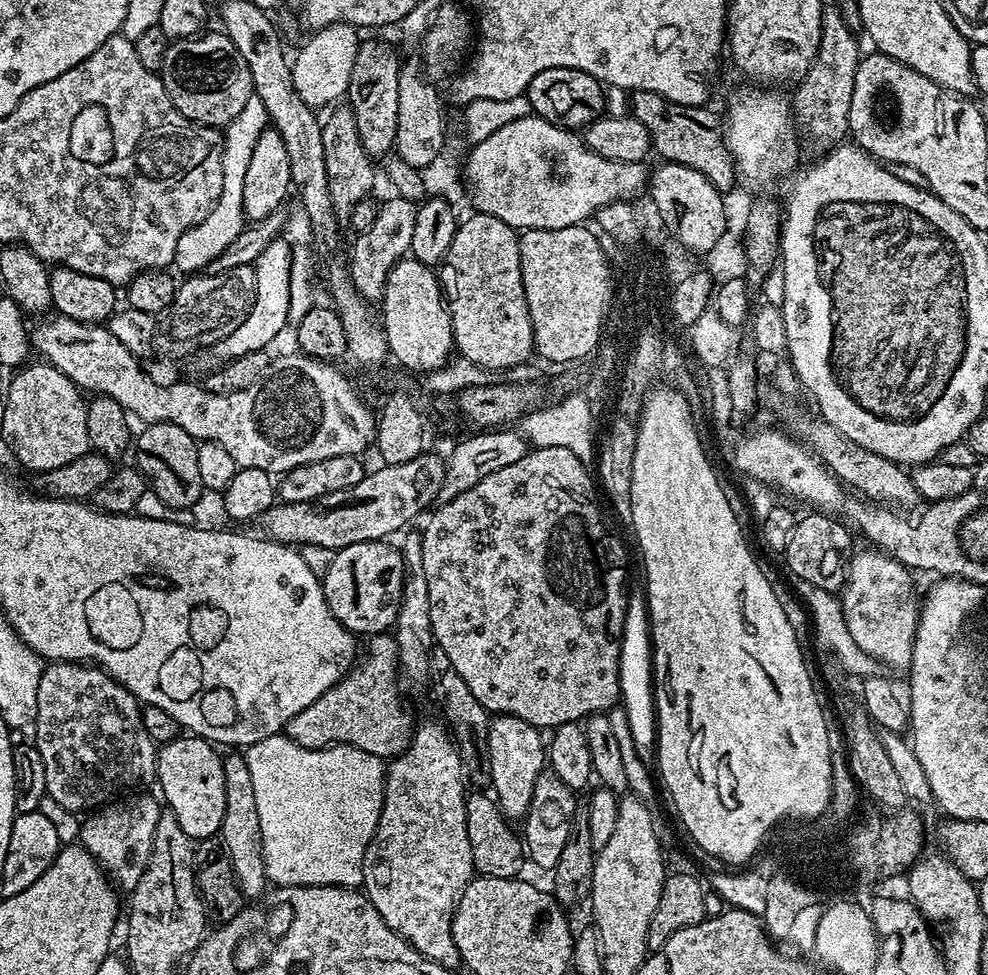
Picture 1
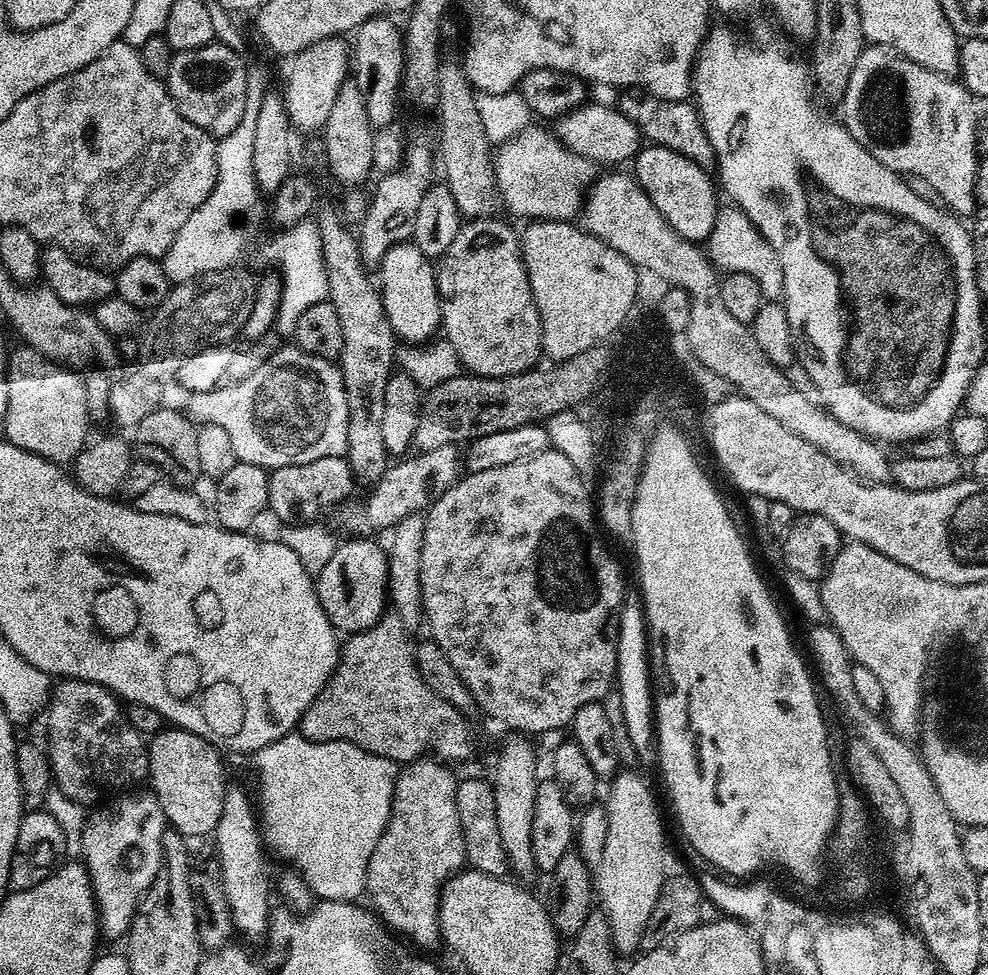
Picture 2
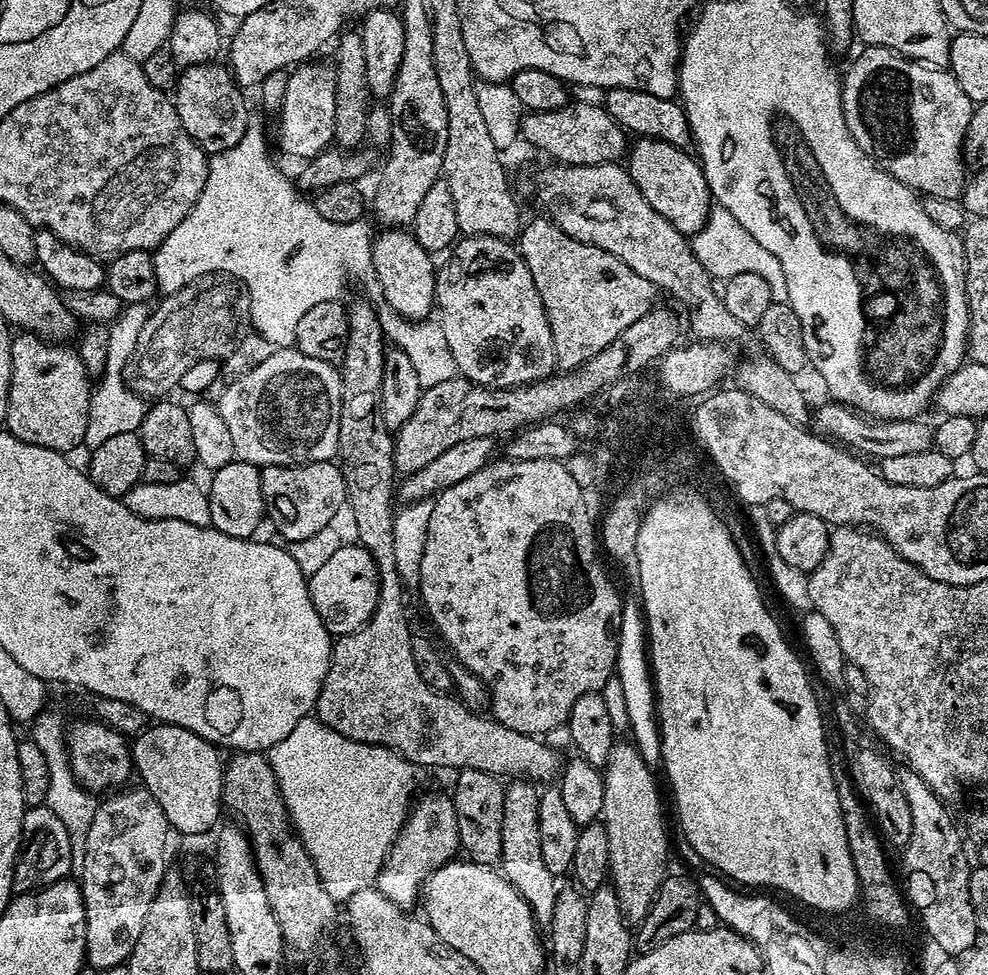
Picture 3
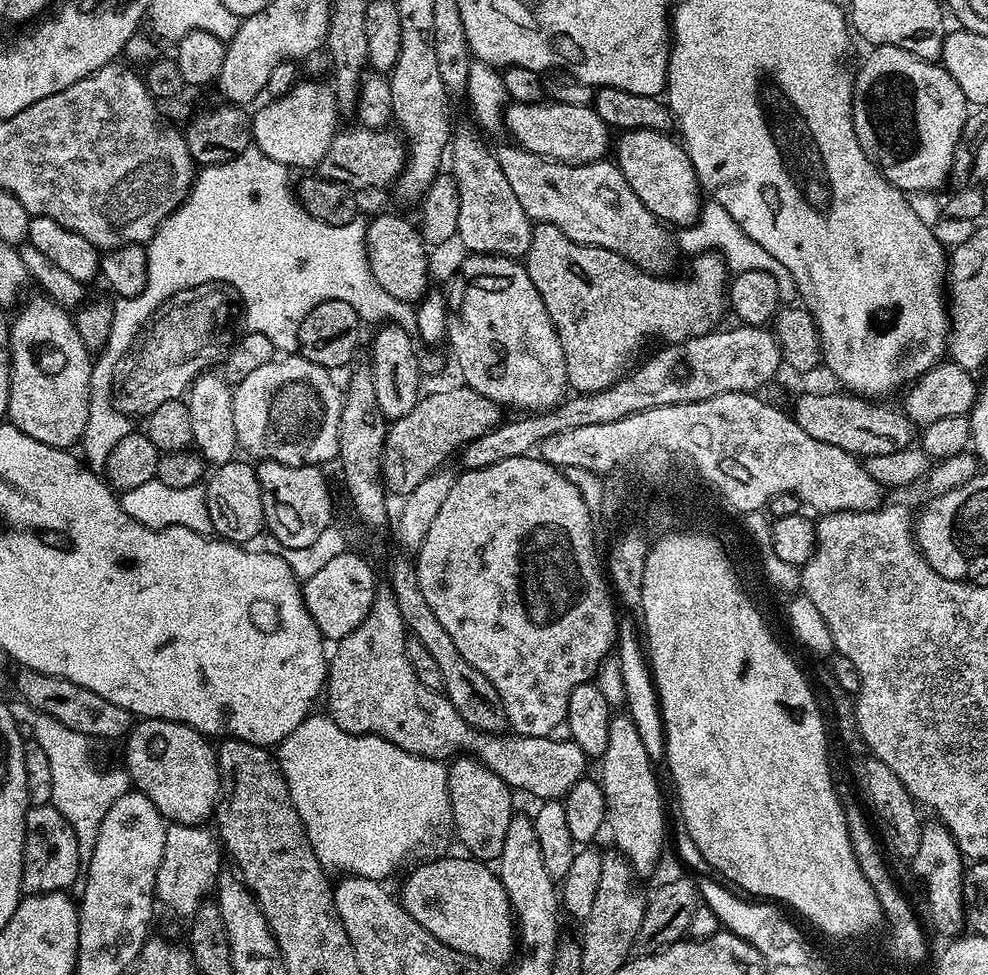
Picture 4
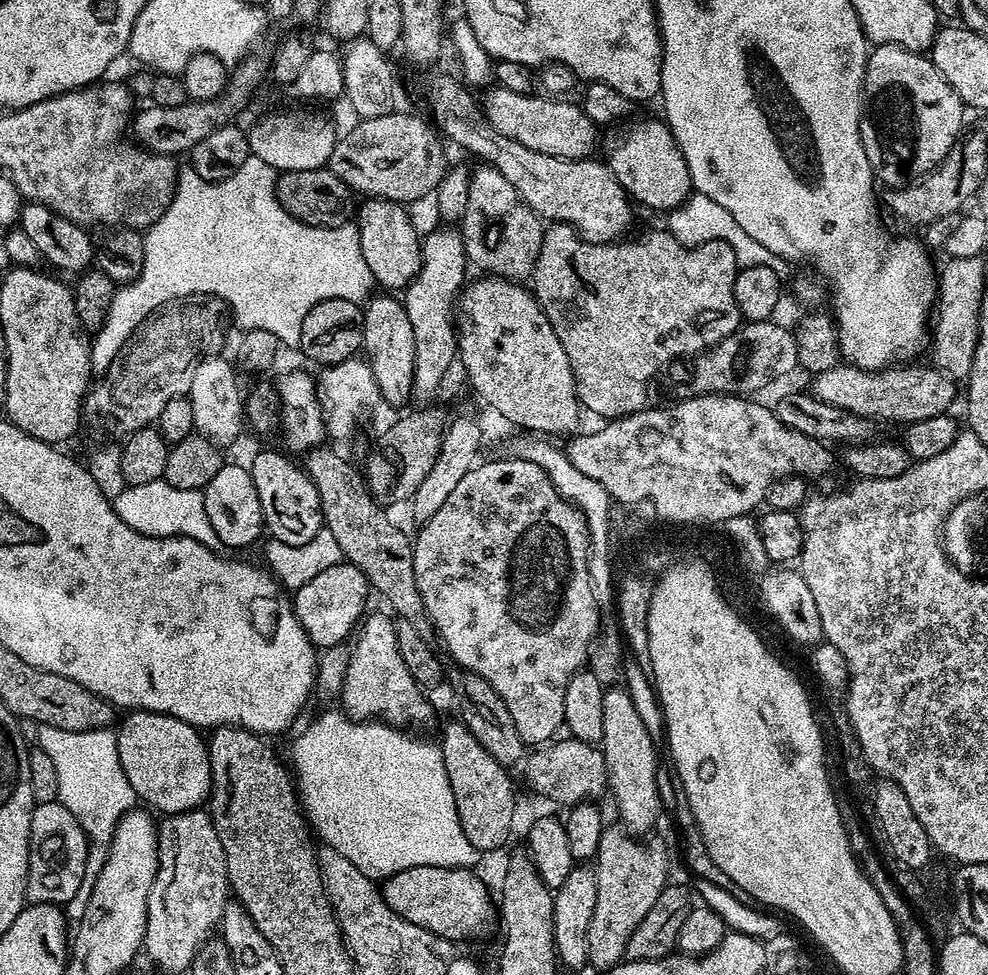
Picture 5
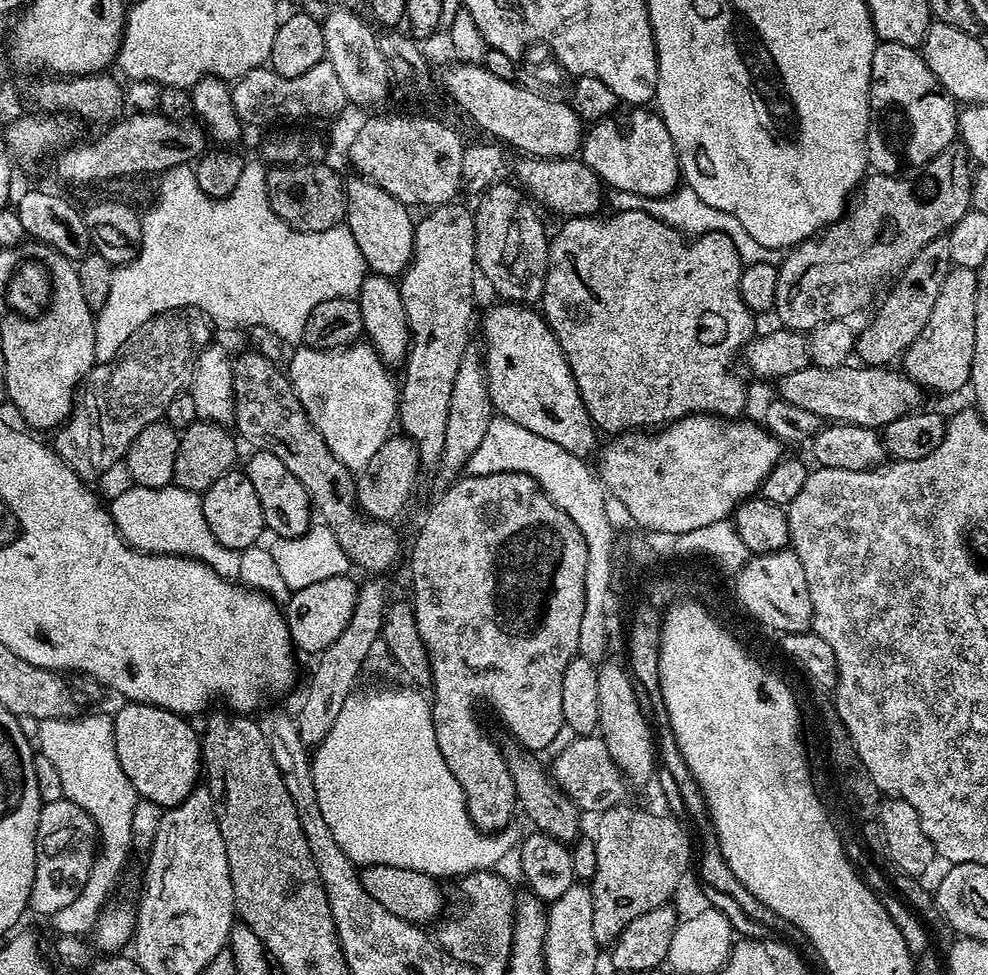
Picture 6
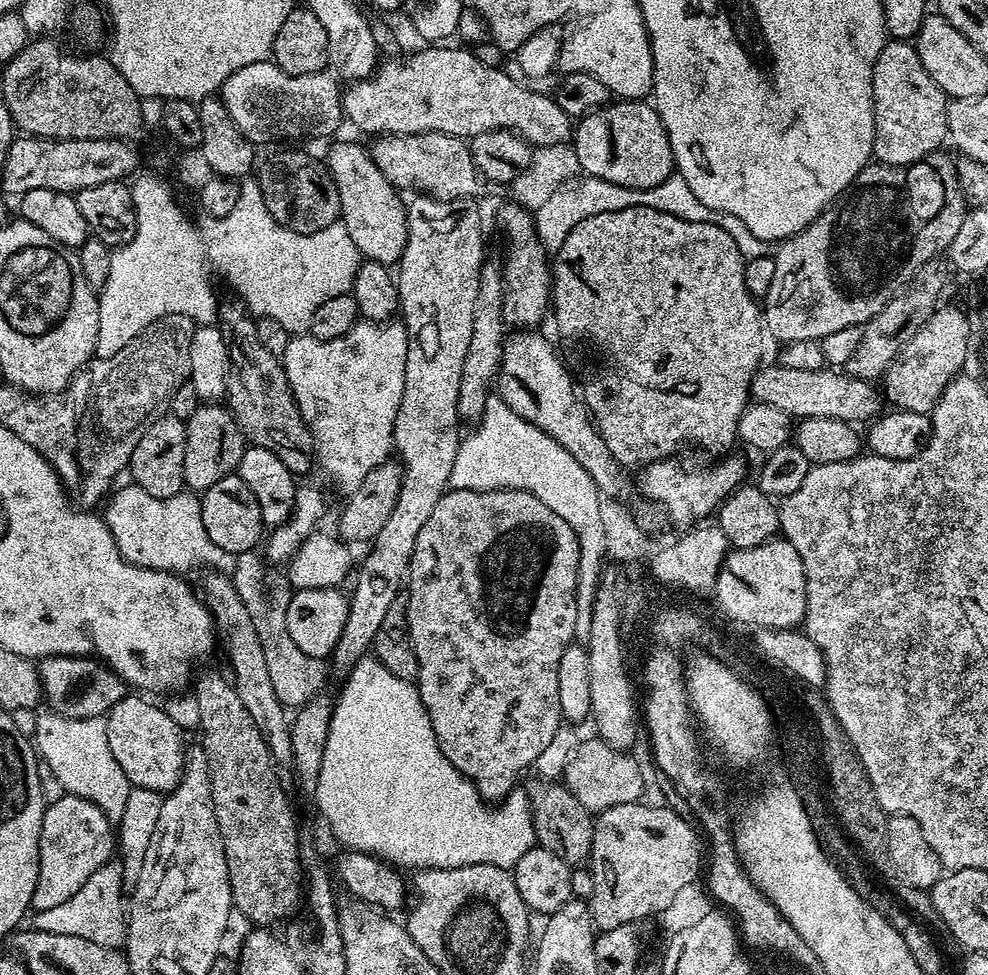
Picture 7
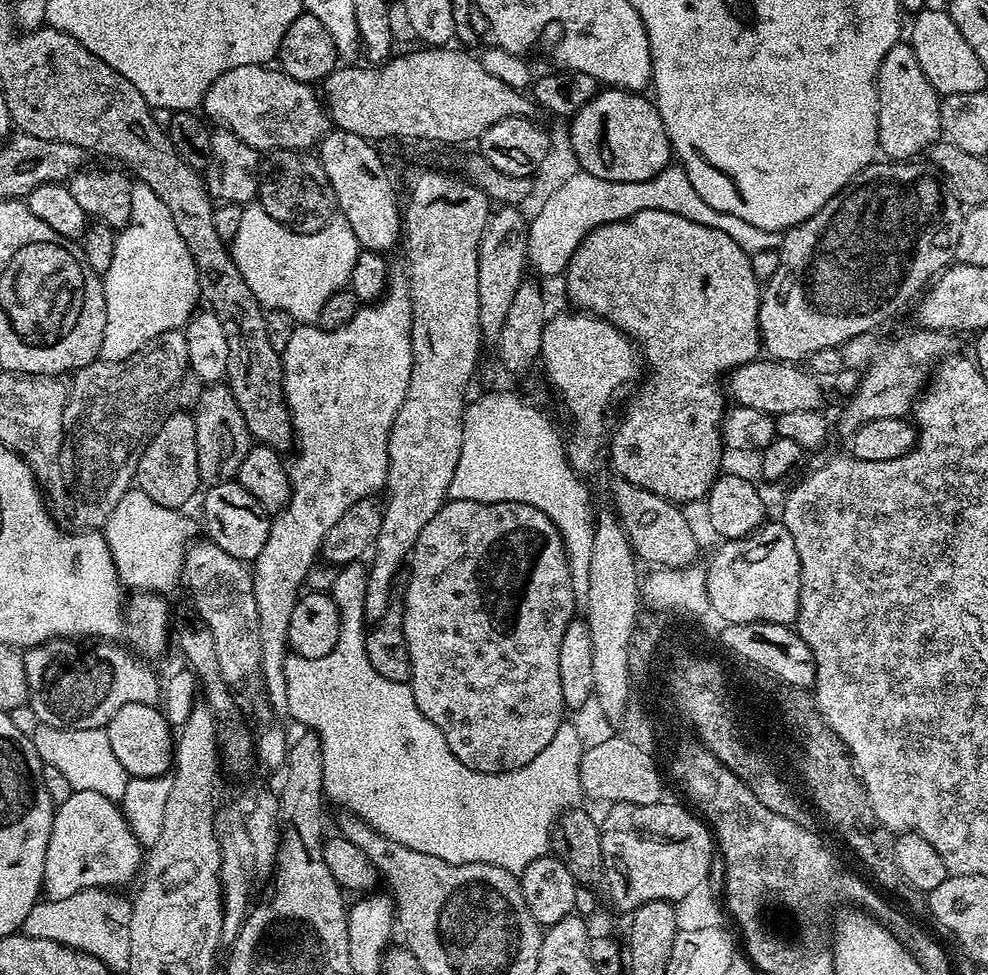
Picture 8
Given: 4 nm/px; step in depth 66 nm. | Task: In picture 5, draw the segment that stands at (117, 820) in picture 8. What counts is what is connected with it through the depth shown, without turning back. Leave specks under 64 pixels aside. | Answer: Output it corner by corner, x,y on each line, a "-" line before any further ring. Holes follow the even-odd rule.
59,800
36,804
30,818
30,846
28,847
28,881
25,901
28,904
55,904
67,906
70,898
78,894
86,874
88,839
78,826
78,818
66,810

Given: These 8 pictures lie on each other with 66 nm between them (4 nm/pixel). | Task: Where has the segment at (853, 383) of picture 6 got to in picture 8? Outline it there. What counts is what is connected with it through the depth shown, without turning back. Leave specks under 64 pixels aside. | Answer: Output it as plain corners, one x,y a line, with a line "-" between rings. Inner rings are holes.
757,358
750,364
736,368
730,374
726,388
737,405
760,410
773,418
782,414
790,414
790,410
817,411
820,405
820,384
812,372
805,370
792,362
773,360
771,358

